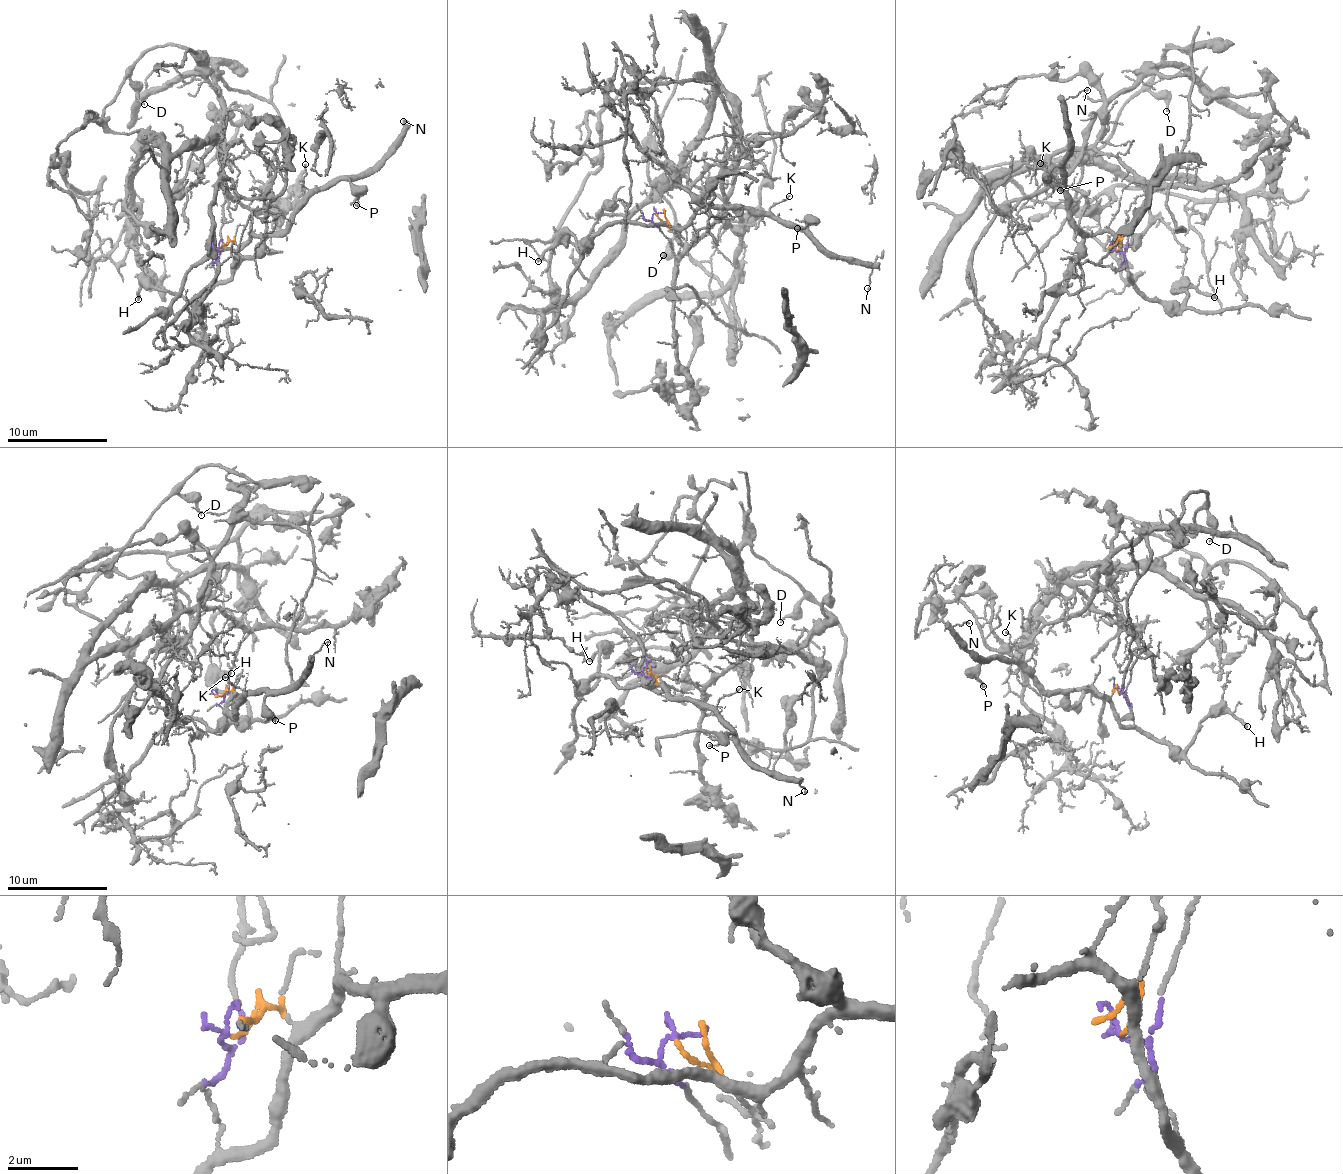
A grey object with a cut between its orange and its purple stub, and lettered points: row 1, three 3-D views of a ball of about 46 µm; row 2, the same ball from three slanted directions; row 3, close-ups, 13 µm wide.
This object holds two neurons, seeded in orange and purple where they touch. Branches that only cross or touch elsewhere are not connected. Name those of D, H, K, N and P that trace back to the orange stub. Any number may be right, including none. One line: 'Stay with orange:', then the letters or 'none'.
Stay with orange: H, K, N, P

